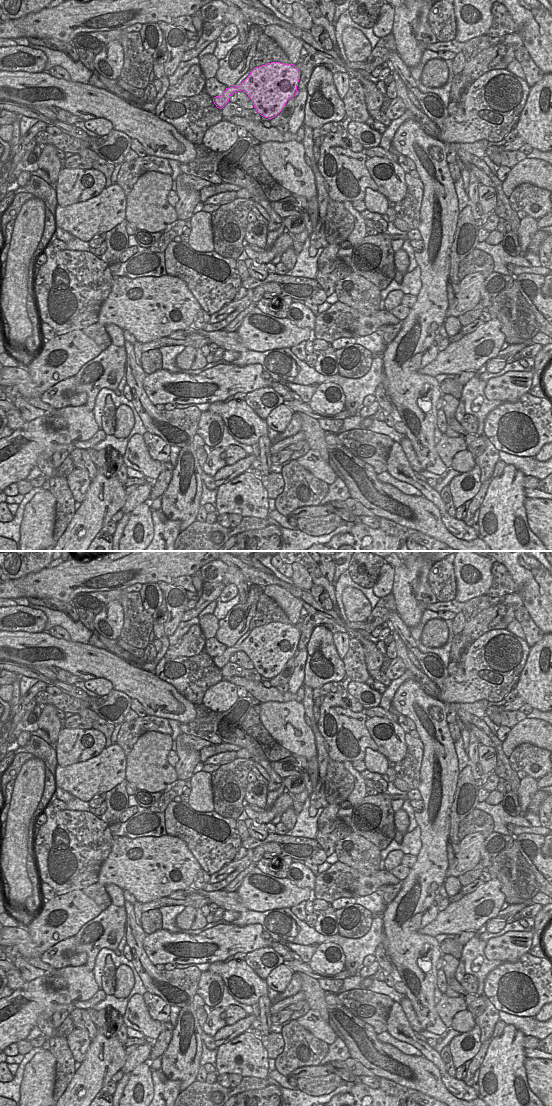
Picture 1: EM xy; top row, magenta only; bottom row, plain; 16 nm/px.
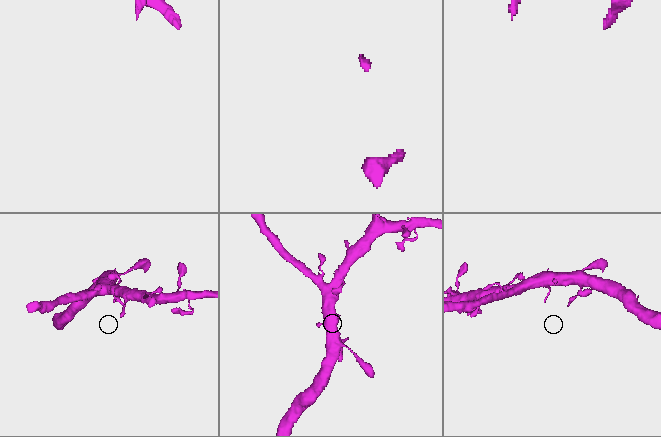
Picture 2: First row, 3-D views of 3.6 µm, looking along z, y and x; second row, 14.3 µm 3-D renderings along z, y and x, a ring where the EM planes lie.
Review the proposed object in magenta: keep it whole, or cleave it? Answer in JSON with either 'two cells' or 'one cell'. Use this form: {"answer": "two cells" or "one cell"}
{"answer": "one cell"}

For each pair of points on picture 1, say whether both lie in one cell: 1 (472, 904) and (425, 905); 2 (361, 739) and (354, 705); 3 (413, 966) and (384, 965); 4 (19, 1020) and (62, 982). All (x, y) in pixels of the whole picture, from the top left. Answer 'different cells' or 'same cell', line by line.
1: different cells
2: different cells
3: different cells
4: same cell

